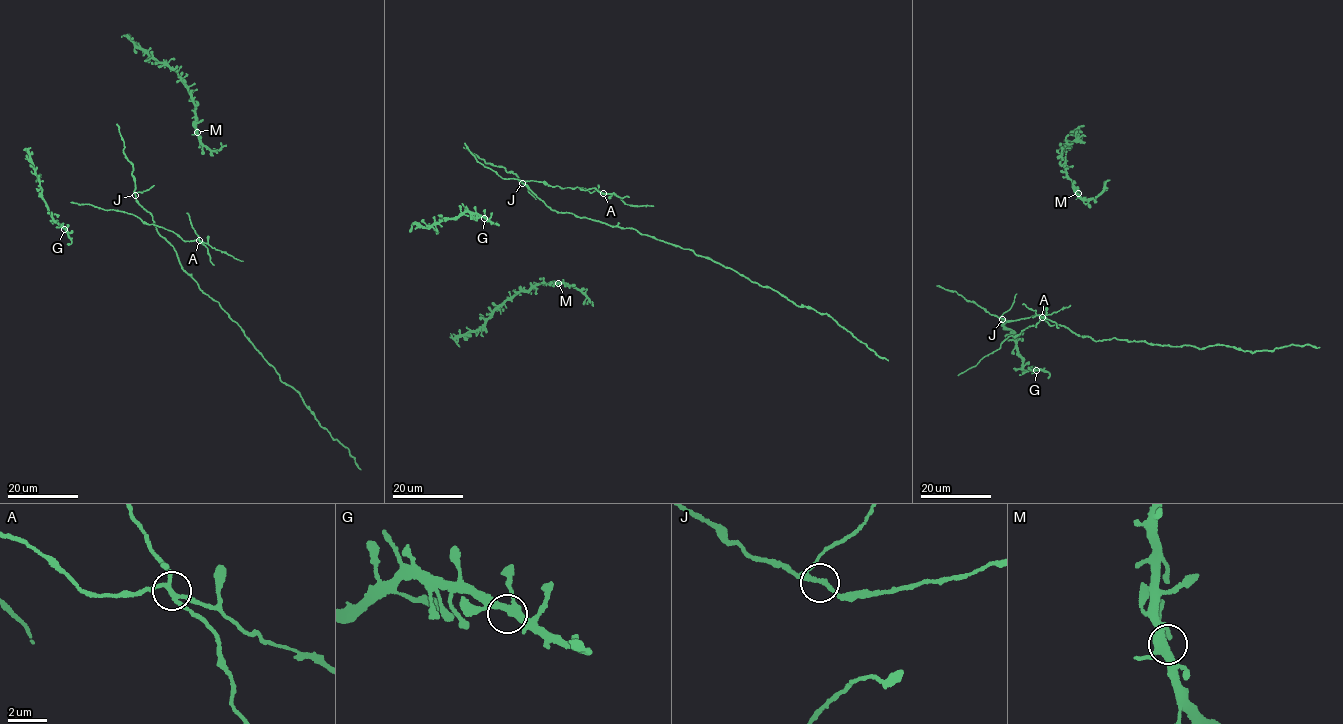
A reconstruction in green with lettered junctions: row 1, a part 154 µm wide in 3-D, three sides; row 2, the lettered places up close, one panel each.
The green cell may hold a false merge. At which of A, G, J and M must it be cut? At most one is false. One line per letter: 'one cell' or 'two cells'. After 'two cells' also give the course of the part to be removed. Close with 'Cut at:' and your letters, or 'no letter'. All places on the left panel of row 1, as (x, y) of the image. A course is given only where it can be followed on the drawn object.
A: two cells; foreign part runs (199, 240), (187, 212)
G: one cell
J: one cell
M: one cell
Cut at: A

